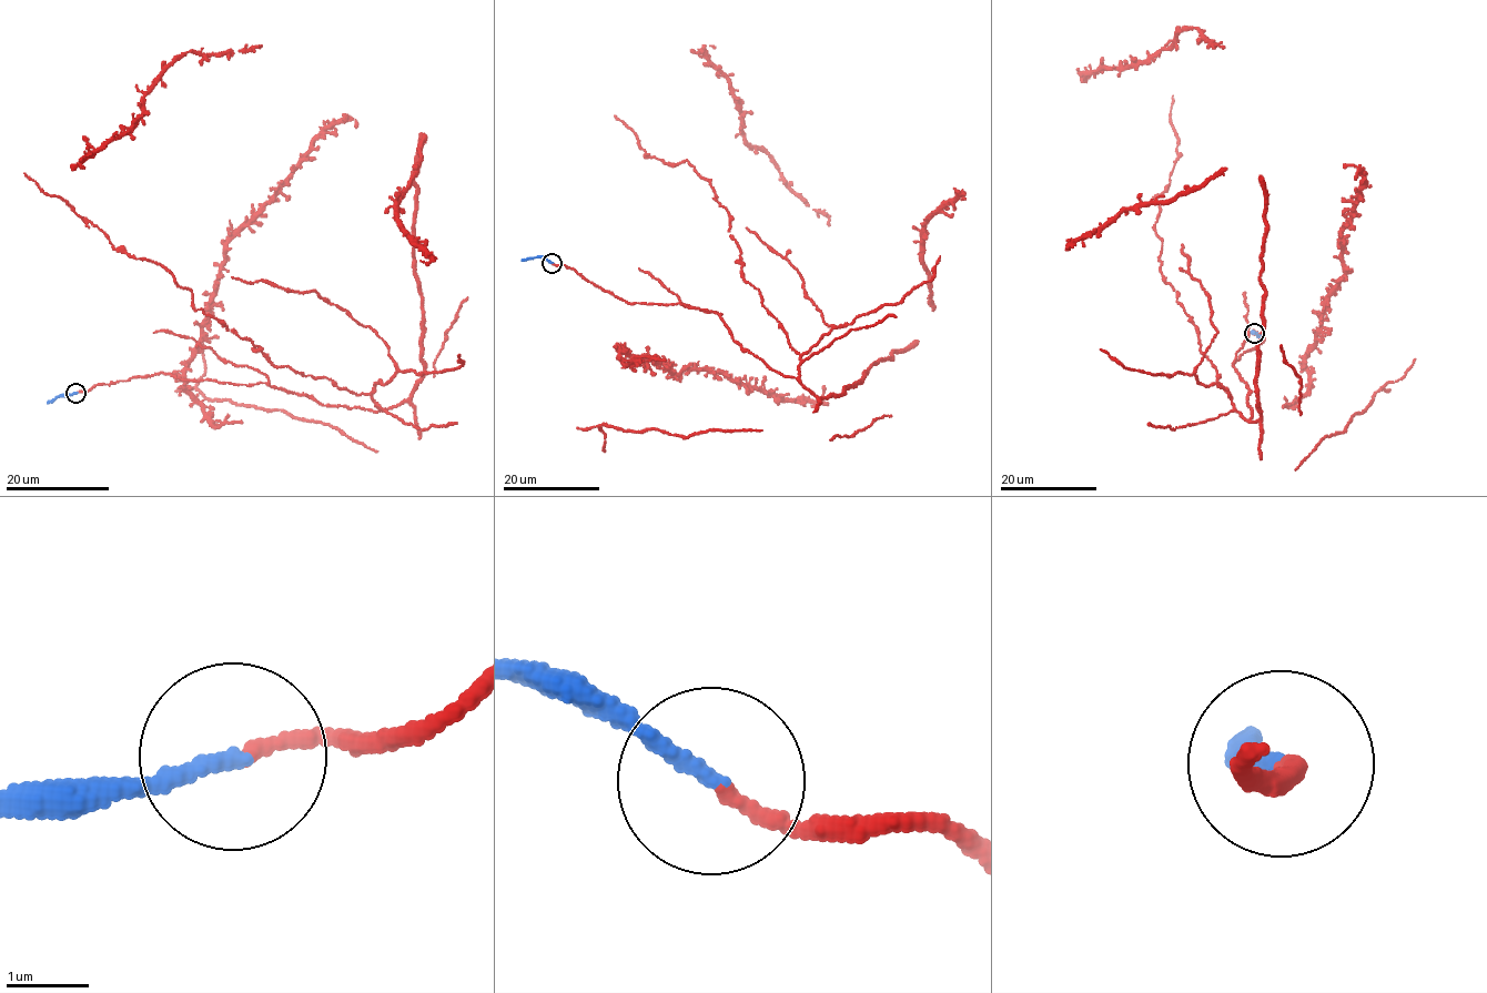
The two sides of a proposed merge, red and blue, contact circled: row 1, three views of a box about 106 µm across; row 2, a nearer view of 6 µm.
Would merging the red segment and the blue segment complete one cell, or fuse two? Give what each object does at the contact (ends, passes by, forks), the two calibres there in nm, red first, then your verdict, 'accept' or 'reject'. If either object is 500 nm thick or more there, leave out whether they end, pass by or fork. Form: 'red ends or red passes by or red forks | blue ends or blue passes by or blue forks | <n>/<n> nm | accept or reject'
red ends | blue ends | 160/200 nm | accept

